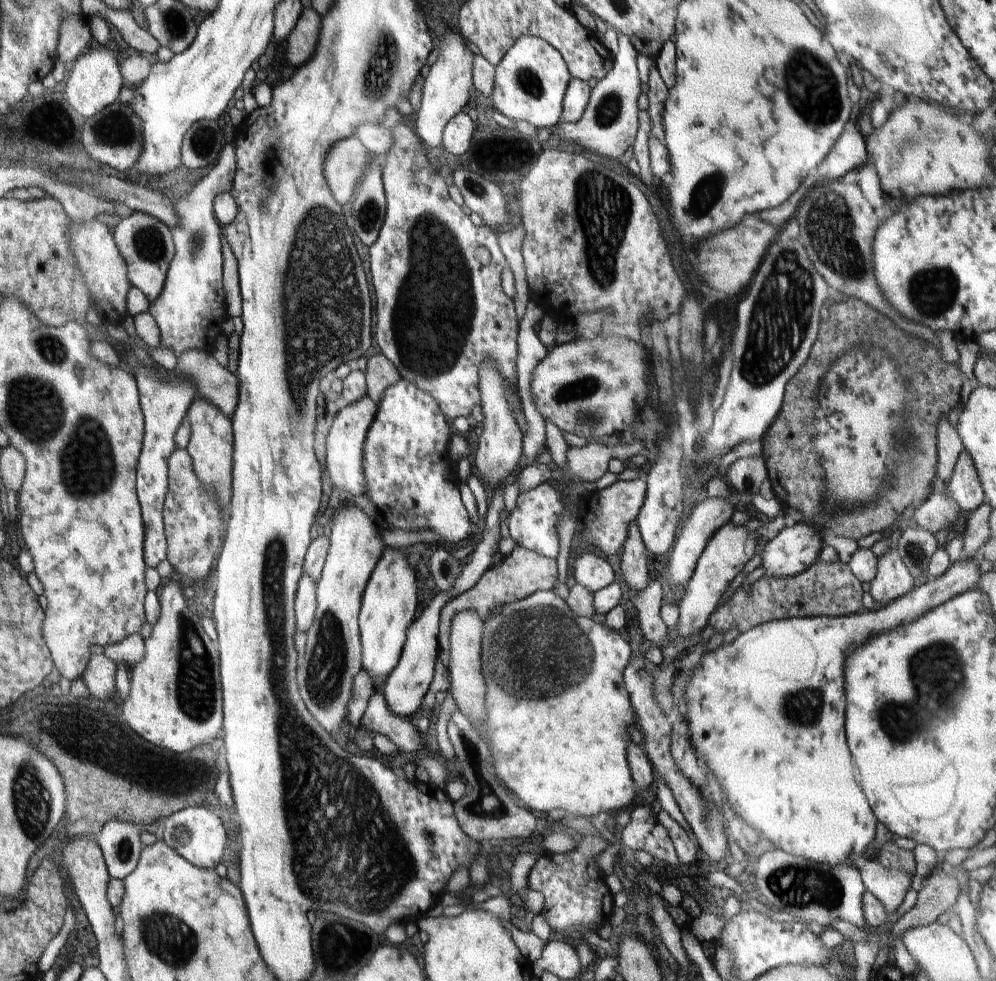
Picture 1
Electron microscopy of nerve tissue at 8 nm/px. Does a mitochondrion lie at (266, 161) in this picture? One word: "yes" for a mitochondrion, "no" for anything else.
yes

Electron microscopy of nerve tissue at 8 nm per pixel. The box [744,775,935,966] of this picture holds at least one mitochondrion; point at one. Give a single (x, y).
(800, 885)

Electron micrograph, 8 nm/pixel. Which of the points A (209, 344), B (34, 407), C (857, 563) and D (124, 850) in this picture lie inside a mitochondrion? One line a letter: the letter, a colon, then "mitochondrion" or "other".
A: other
B: mitochondrion
C: other
D: mitochondrion

